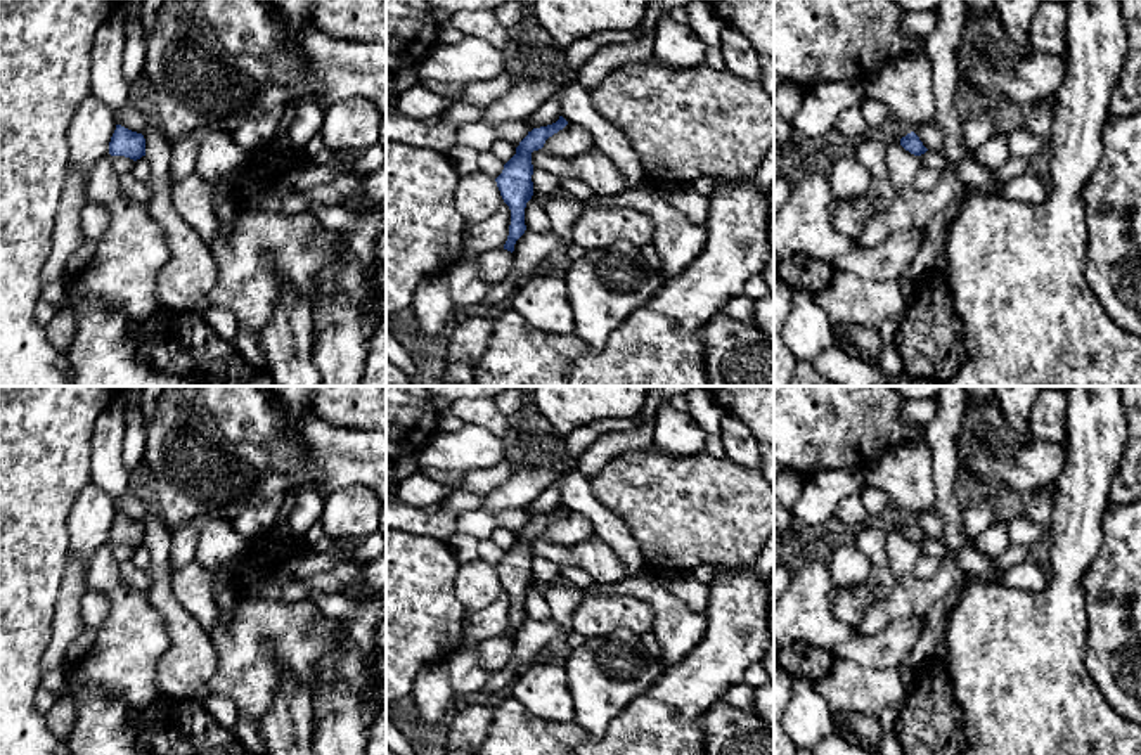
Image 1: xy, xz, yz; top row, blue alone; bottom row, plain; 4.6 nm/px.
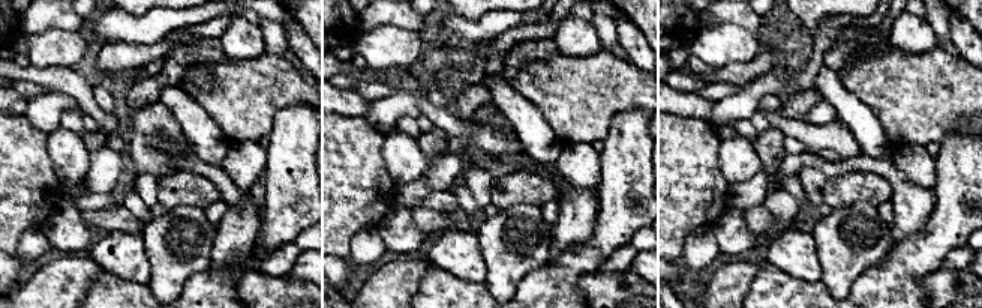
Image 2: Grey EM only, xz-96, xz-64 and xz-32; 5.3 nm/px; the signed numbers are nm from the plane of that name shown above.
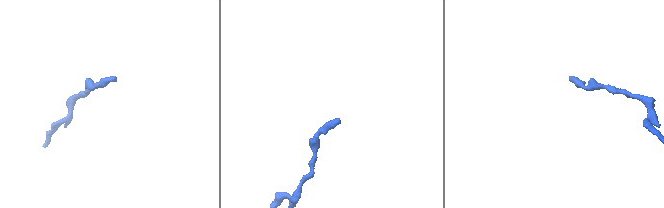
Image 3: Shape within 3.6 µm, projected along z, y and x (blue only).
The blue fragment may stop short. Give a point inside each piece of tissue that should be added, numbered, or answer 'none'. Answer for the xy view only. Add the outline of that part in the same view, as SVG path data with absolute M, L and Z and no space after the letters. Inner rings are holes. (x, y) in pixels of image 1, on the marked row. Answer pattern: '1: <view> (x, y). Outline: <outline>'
none

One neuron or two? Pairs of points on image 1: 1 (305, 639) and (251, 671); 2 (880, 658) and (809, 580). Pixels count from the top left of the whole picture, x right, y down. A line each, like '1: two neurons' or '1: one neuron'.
1: one neuron
2: one neuron

